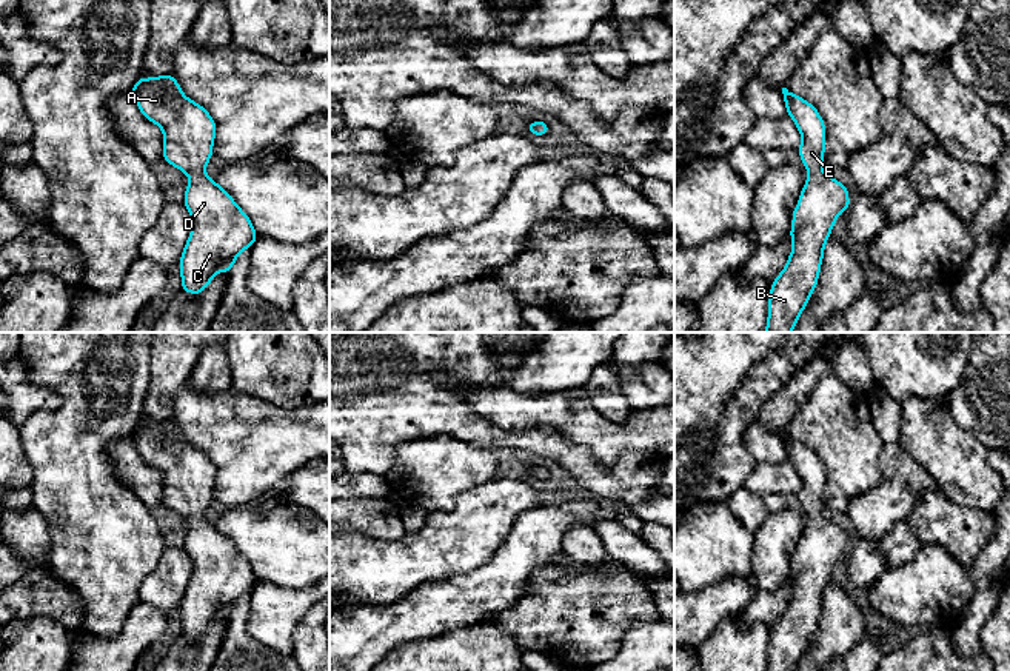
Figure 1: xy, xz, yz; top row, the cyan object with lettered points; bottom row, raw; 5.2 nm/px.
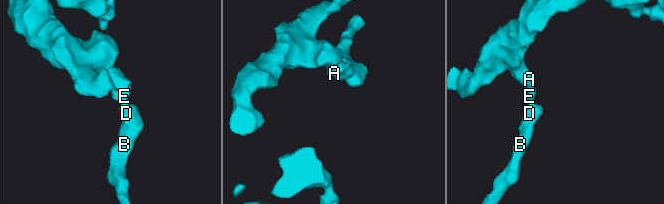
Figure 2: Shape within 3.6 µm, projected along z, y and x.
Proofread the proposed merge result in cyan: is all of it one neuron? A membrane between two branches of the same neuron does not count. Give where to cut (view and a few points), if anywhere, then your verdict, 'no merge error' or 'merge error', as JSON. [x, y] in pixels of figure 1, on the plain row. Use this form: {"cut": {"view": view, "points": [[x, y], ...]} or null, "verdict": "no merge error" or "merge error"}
{"cut": null, "verdict": "no merge error"}

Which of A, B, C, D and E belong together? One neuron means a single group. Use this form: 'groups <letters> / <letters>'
groups A B C D E

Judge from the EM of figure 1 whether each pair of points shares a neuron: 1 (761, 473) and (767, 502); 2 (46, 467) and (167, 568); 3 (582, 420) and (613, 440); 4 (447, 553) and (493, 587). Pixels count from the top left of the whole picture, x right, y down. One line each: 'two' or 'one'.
1: two
2: two
3: one
4: two

